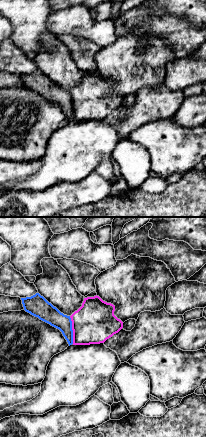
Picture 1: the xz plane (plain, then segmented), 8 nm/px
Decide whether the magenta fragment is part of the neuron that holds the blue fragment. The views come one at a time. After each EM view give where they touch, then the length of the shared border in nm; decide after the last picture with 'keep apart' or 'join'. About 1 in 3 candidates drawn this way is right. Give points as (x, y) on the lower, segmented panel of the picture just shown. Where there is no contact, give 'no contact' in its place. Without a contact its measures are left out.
meets blue at (72, 330); contact 220 nm long

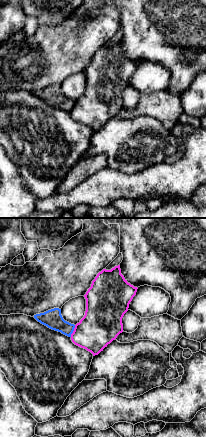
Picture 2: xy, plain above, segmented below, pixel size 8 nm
meets blue at (72, 331); contact 100 nm long

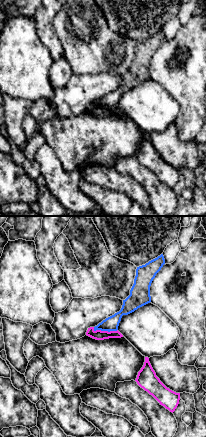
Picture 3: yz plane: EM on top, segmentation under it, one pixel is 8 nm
meets blue at (105, 330); contact 200 nm long

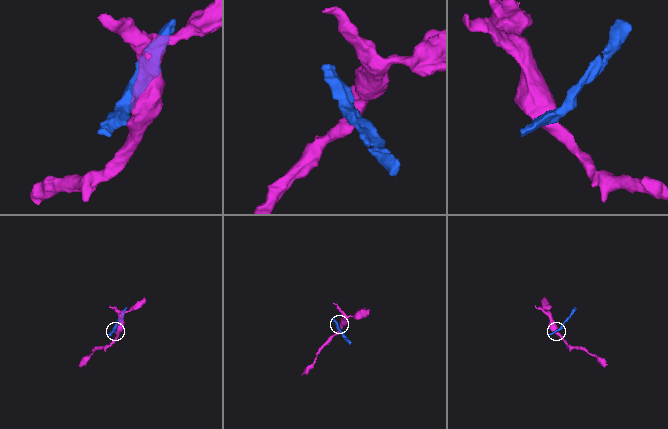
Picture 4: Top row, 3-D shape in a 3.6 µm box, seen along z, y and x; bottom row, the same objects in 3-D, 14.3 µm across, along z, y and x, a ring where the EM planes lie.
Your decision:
keep apart

